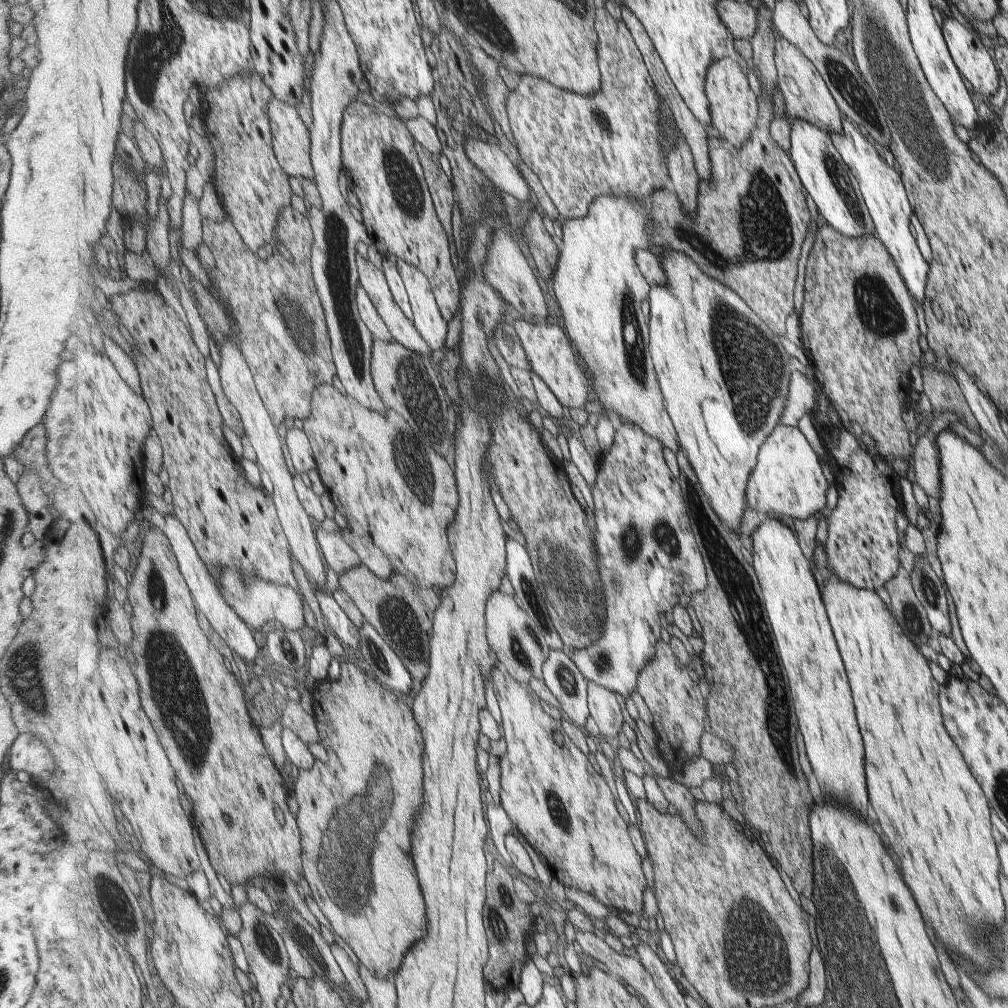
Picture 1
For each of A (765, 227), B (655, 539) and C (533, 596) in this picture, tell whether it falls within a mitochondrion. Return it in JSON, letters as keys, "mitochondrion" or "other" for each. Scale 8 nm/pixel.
{"A":"mitochondrion","B":"mitochondrion","C":"mitochondrion"}

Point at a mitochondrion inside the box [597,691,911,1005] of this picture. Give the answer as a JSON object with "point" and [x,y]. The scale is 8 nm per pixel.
{"point":[753,971]}

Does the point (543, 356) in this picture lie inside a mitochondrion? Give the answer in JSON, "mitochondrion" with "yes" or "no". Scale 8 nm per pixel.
{"mitochondrion":"no"}

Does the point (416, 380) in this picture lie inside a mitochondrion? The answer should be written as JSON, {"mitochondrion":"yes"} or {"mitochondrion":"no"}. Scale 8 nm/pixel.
{"mitochondrion":"yes"}

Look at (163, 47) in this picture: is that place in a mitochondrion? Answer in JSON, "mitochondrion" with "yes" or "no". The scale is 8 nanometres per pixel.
{"mitochondrion":"yes"}

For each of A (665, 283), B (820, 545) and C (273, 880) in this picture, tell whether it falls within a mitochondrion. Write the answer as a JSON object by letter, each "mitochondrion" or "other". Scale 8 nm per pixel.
{"A":"other","B":"other","C":"other"}

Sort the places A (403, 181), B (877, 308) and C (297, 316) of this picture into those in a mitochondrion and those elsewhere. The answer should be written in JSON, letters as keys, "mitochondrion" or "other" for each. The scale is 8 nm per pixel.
{"A":"mitochondrion","B":"mitochondrion","C":"mitochondrion"}

